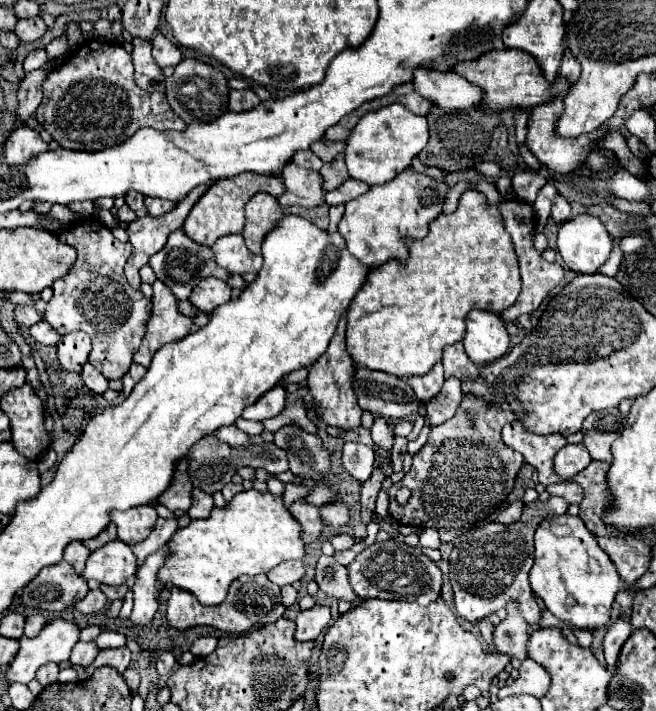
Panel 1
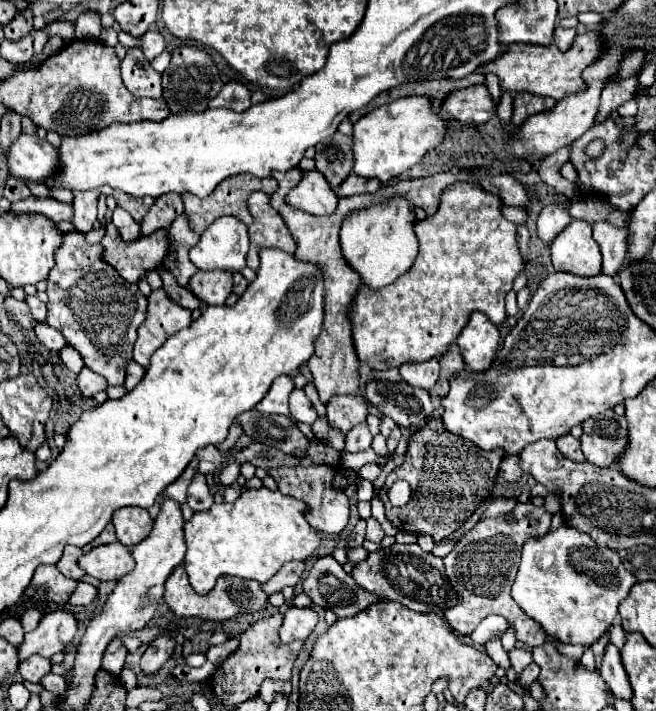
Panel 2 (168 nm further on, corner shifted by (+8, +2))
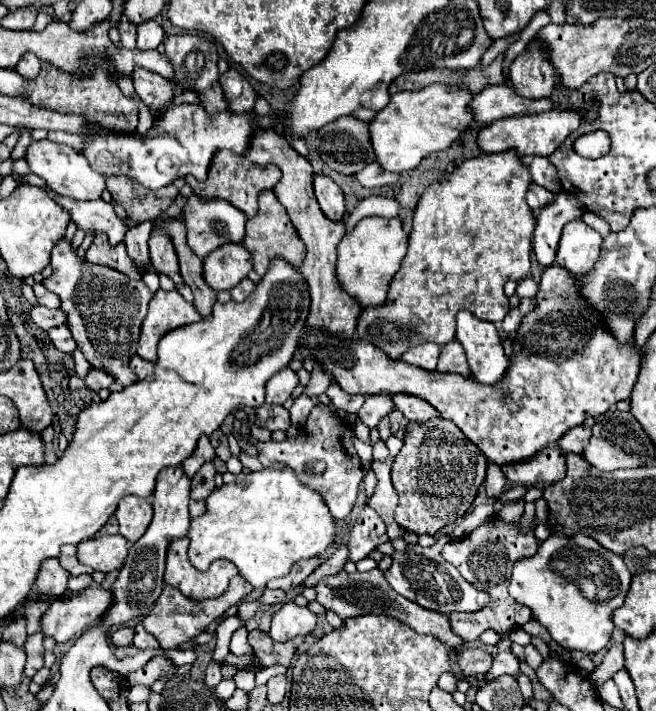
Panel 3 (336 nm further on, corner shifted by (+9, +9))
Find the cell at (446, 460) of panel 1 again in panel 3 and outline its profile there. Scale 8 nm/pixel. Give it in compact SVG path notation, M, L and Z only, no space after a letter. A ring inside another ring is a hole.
M441 417L429 423L407 423L403 441L405 445L391 467L393 487L399 495L395 521L415 535L437 535L439 529L469 511L485 479L487 459L455 423Z

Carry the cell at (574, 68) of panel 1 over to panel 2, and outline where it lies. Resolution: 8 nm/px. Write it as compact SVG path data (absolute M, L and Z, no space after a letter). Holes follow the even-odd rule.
M556 28L554 30L554 44L562 50L562 52L566 52L570 46L572 46L572 42L574 42L574 36L576 36L576 28Z

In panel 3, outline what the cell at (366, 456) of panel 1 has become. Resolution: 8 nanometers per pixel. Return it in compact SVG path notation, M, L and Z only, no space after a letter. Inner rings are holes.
M369 395L359 409L359 417L367 427L377 427L381 419L385 419L393 411L393 403L389 395Z

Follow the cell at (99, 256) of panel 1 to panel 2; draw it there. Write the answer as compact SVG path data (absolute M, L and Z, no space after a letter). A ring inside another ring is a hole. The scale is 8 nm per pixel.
M72 230L64 234L62 246L60 250L56 250L56 264L46 280L48 282L46 322L52 328L60 330L60 334L64 334L66 342L82 354L82 360L90 370L104 376L108 384L122 384L126 376L126 364L132 360L132 346L136 342L136 332L146 318L148 300L138 292L136 284L124 282L124 278L120 278L120 274L116 274L116 270L108 262L104 262L102 254L104 254L104 246L90 244L82 232Z

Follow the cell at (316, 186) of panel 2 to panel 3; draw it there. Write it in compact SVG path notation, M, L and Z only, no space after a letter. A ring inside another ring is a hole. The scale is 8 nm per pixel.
M317 175L315 177L315 197L327 219L331 219L331 221L347 219L343 191L339 189L339 185L335 185L333 179L329 179L325 175Z

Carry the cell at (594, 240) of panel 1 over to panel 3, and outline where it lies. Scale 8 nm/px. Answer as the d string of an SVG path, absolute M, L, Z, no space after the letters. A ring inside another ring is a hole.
M581 219L567 223L557 251L557 265L565 267L573 277L589 273L599 259L601 235Z

